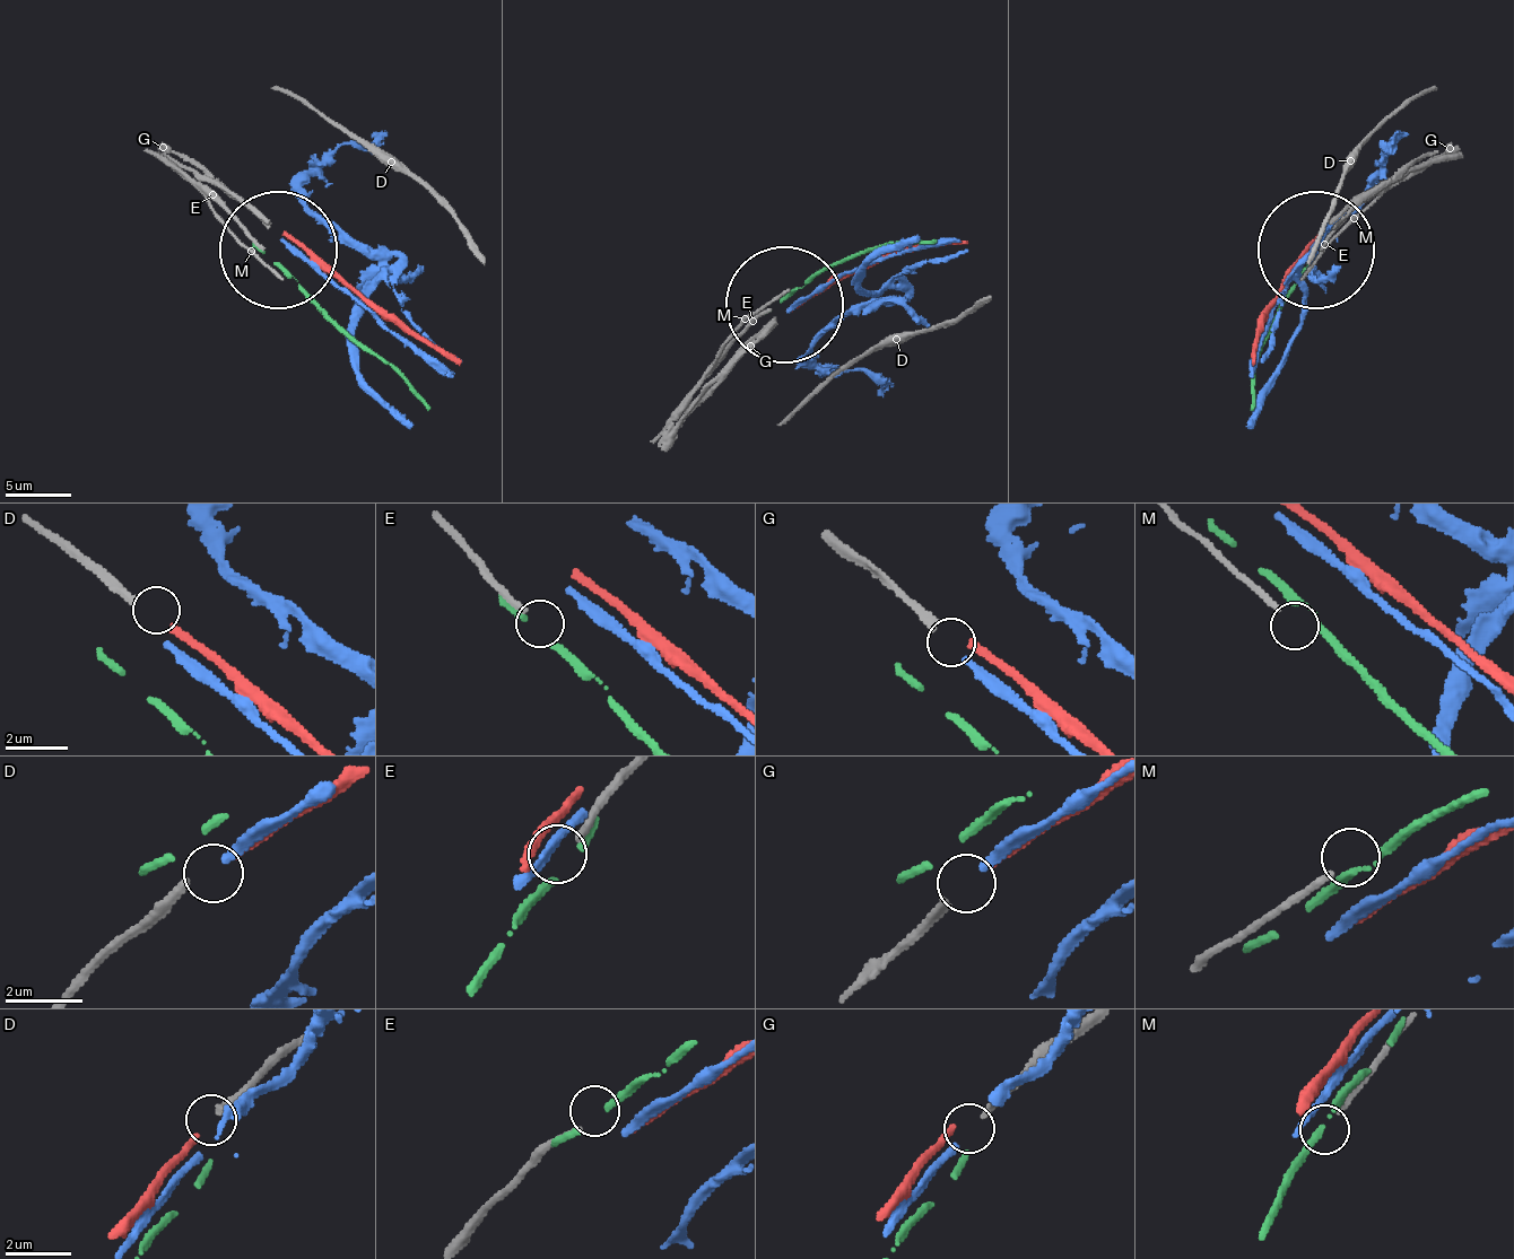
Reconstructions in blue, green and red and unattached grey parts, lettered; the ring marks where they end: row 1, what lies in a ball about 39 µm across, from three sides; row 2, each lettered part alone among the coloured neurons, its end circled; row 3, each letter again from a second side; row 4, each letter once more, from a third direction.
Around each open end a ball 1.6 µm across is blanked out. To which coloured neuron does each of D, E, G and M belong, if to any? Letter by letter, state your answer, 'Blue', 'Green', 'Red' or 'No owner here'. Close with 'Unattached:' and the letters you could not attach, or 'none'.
D: Red
E: No owner here
G: Blue
M: No owner here
Unattached: E, M

